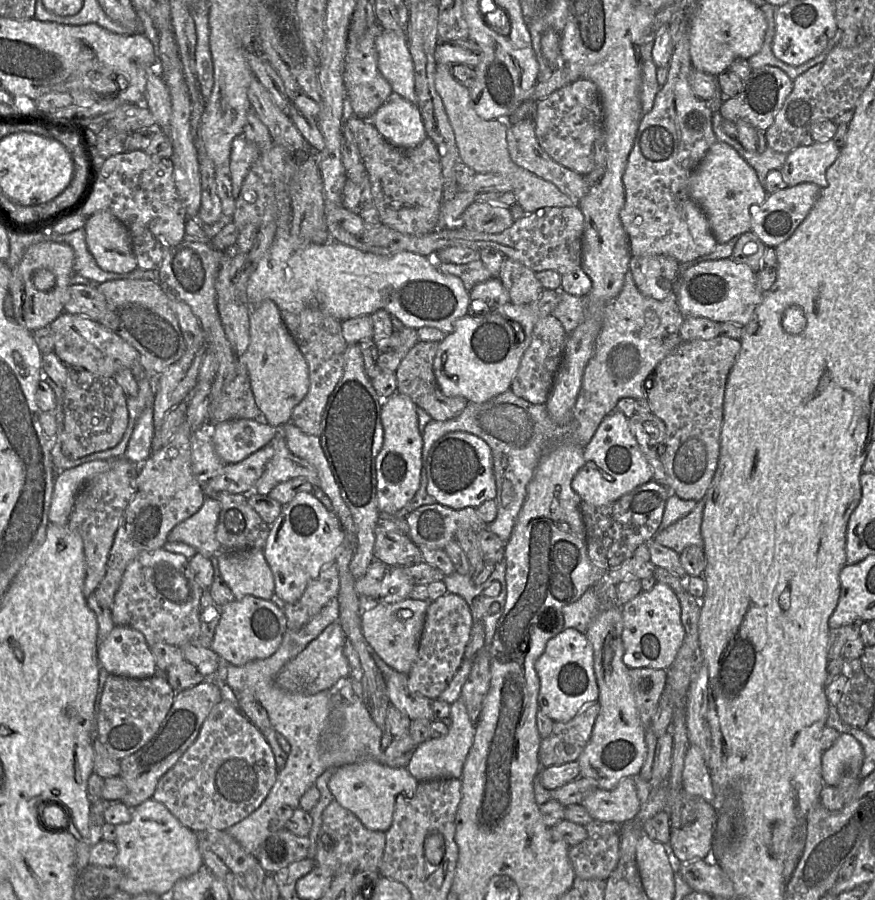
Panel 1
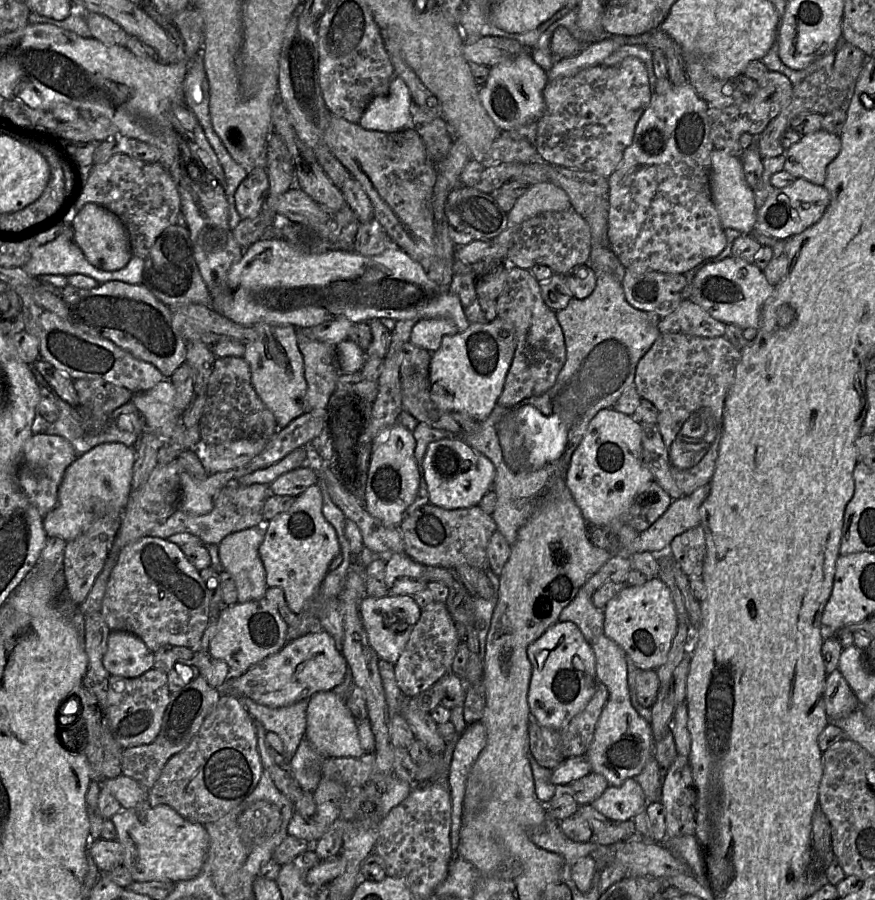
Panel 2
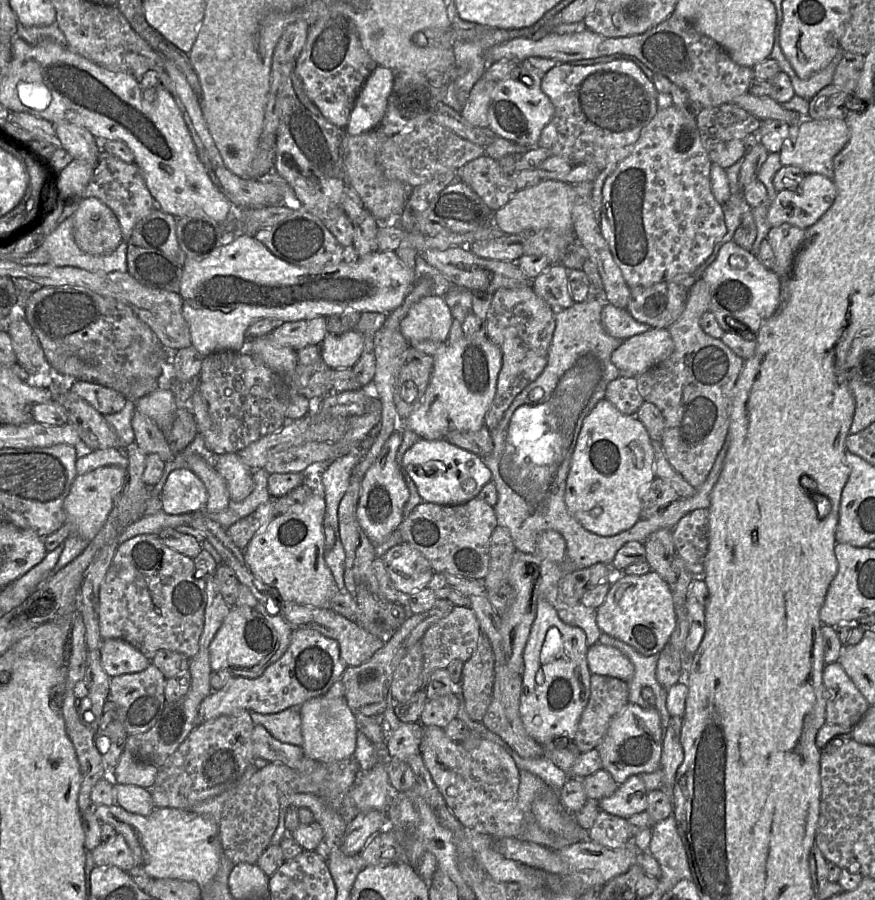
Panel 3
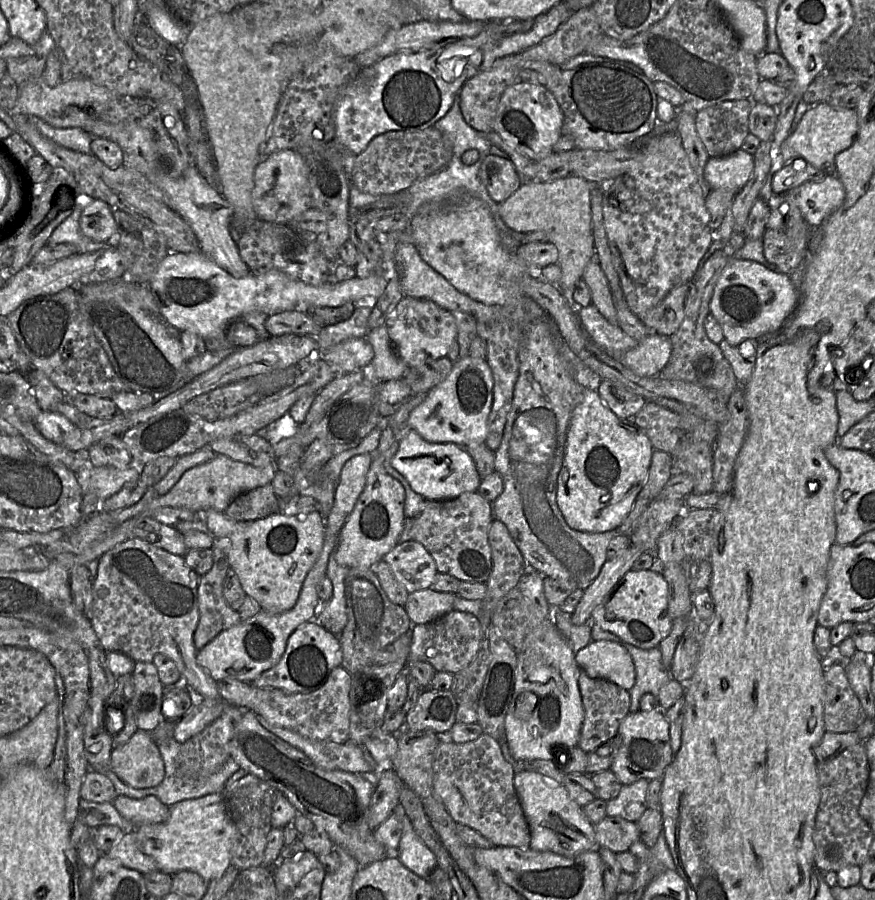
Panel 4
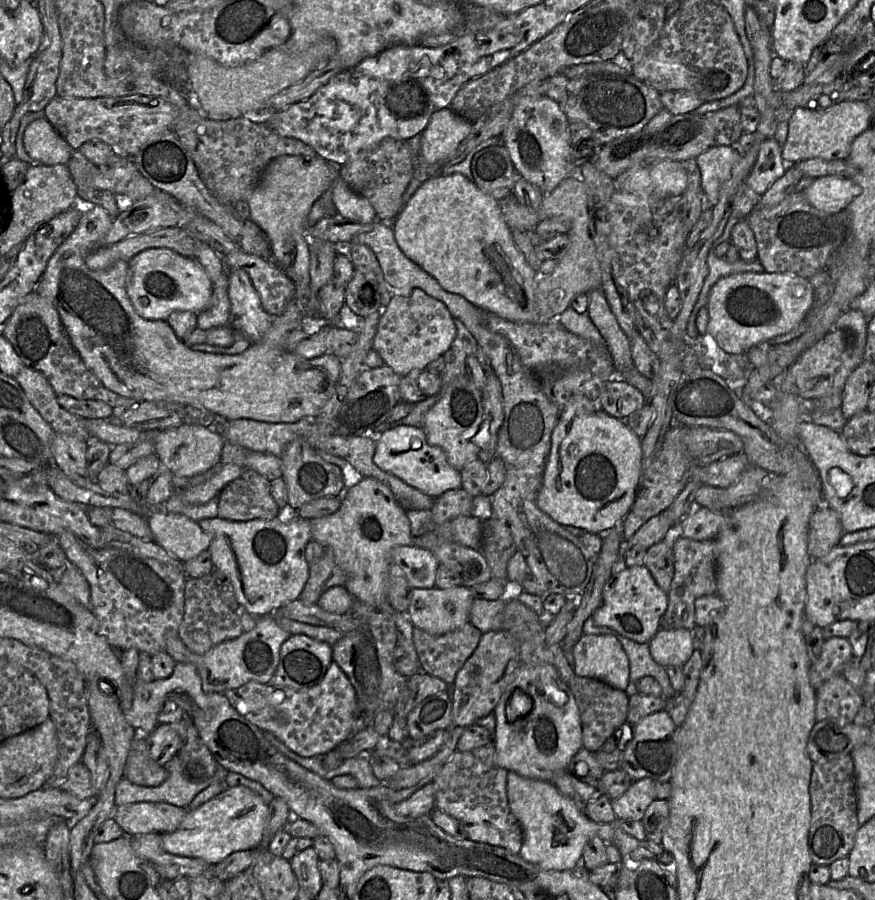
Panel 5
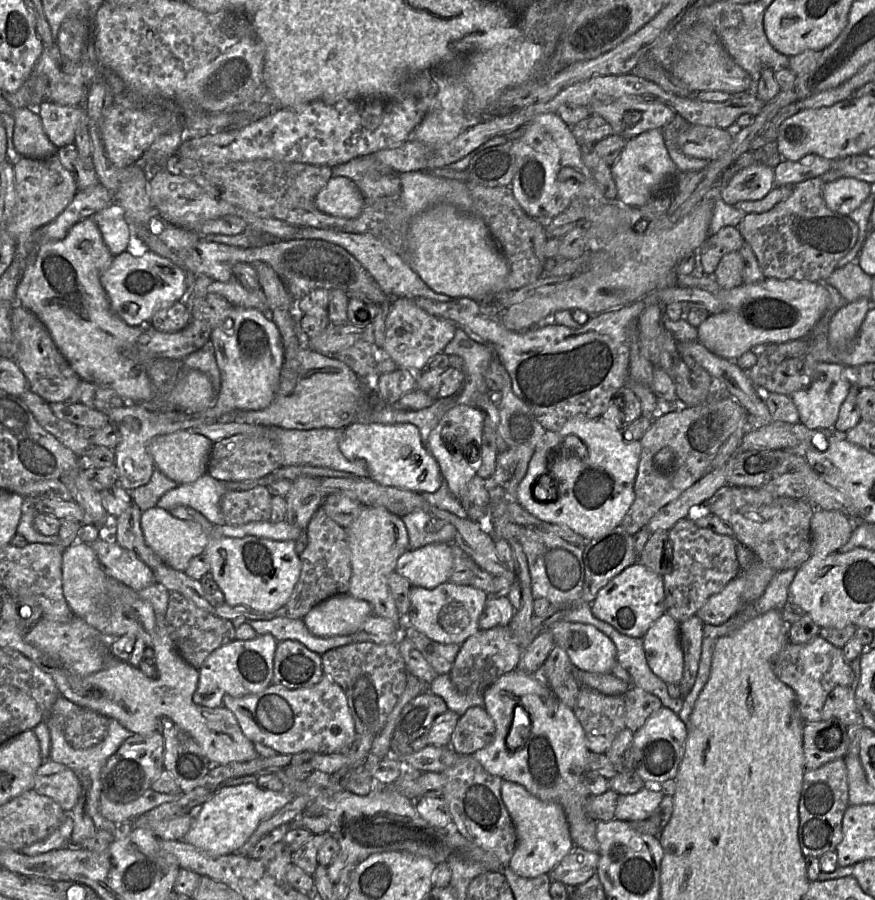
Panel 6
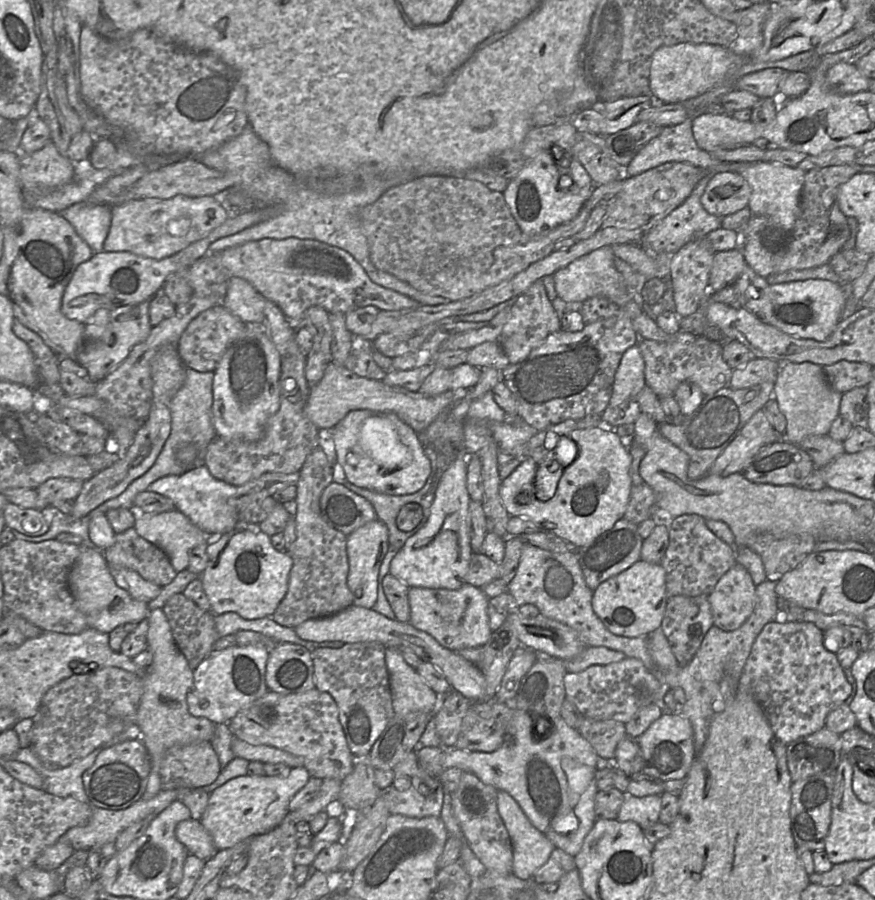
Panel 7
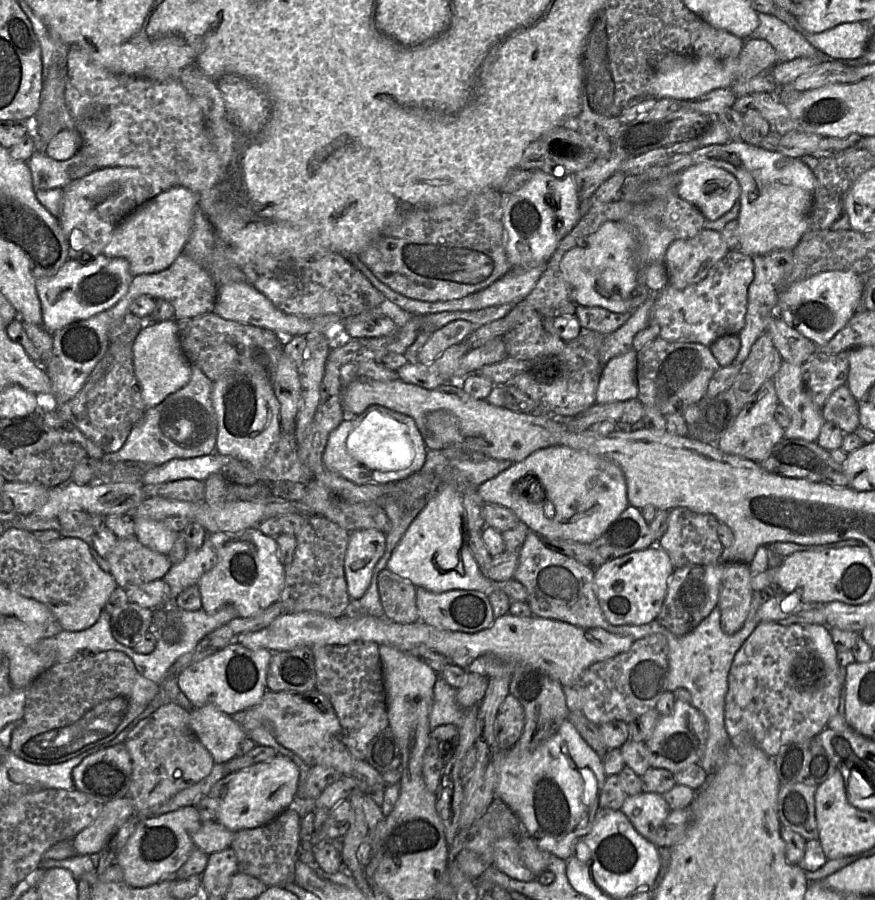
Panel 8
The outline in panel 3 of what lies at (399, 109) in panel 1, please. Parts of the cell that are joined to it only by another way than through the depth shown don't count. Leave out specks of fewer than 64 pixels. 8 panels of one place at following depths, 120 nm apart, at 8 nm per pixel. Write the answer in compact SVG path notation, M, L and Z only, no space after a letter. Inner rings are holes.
M379 65L375 68L355 100L345 133L358 135L378 127L385 115L394 79L392 69Z

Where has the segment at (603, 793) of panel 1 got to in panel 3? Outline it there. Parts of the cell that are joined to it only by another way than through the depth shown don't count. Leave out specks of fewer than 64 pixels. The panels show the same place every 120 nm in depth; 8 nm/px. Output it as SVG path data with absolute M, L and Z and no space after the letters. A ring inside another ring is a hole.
M630 776L611 796L598 801L598 807L600 811L628 819L646 811L647 793L641 776Z

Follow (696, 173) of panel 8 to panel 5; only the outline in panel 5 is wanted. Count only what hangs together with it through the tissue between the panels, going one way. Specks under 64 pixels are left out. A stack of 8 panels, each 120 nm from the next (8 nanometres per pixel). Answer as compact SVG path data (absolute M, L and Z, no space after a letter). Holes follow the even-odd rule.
M774 137L761 145L757 159L745 179L746 187L763 195L784 175L787 163L782 157L782 147Z

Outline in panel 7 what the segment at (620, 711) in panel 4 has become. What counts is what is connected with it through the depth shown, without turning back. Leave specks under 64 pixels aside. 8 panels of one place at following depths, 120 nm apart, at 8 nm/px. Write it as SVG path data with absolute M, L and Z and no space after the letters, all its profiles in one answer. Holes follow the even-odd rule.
M584 717L577 729L603 762L614 762L618 743L626 736L626 724L616 720Z

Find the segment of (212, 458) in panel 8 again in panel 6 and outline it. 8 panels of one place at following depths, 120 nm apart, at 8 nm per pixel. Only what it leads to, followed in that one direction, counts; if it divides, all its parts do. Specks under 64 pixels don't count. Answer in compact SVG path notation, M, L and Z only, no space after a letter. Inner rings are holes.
M208 473L192 483L178 484L166 492L158 501L157 507L169 510L182 505L193 508L215 525L226 525L219 508L219 501L227 491L225 484L229 481L219 481Z

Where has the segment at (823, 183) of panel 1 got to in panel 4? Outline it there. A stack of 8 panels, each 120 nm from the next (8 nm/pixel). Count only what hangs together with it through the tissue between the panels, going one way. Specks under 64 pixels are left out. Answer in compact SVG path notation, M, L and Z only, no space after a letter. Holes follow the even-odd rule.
M828 103L810 106L797 128L781 144L785 163L802 159L826 174L836 174L835 158L848 149L858 133L858 116L855 109L834 107Z

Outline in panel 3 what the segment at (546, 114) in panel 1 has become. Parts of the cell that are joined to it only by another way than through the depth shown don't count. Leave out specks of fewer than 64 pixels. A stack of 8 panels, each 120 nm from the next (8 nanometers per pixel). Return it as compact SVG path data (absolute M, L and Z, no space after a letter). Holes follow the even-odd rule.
M618 59L593 65L559 63L543 77L541 88L551 100L555 111L540 135L538 146L550 150L552 155L565 157L575 163L592 165L601 171L609 164L620 163L631 153L643 129L659 109L658 92L654 84L629 60Z

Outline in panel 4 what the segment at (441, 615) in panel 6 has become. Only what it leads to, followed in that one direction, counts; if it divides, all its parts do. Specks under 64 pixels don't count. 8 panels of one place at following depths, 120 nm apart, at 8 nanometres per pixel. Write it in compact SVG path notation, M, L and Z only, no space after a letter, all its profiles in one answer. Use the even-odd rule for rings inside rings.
M432 588L408 595L404 609L413 624L431 622L453 610L457 593L439 592Z

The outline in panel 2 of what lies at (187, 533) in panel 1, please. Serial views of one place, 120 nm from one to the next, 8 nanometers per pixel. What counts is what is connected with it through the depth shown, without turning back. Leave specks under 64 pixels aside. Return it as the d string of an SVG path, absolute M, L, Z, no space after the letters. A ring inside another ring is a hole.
M231 480L225 486L217 499L213 509L204 515L190 515L177 510L164 523L155 526L149 535L168 539L177 533L190 533L197 536L204 545L219 545L230 534L255 527L263 520L263 506L269 496L275 496L265 484L255 483L249 486L239 486Z

